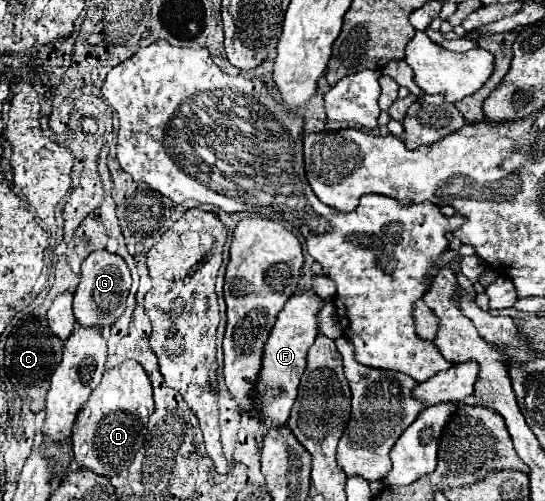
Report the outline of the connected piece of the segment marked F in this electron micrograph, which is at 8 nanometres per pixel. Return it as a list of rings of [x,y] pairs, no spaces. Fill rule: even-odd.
[[[312,290],[292,294],[292,298],[288,298],[284,308],[280,310],[276,324],[272,326],[272,334],[268,336],[268,342],[264,344],[260,382],[256,384],[254,412],[260,416],[266,432],[272,428],[284,428],[290,418],[290,408],[298,394],[300,376],[306,368],[306,352],[312,346],[314,338],[320,334],[318,312],[320,312],[322,304],[324,304],[322,298],[318,298]]]

